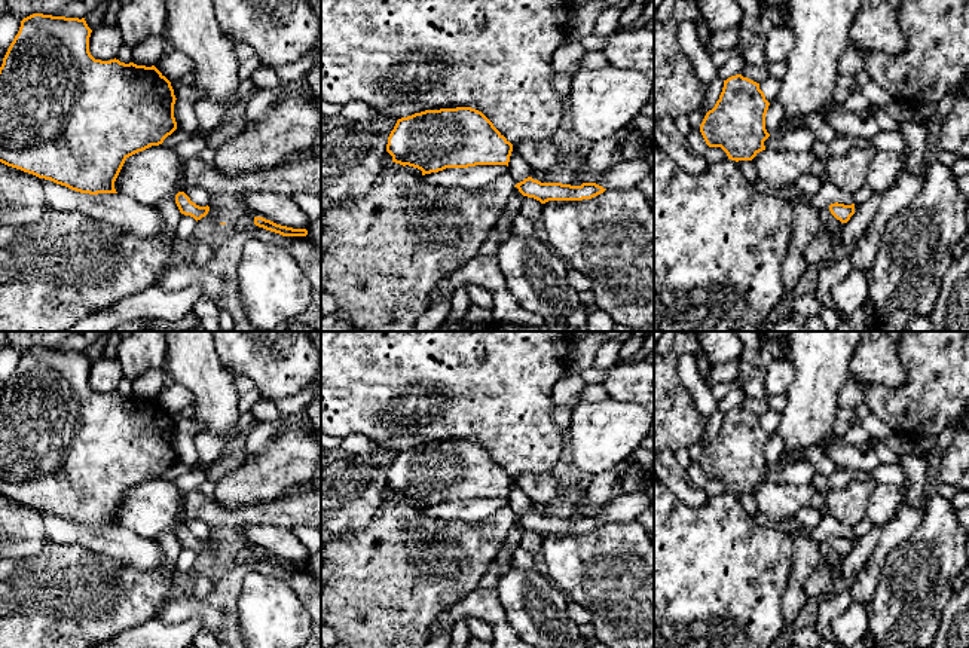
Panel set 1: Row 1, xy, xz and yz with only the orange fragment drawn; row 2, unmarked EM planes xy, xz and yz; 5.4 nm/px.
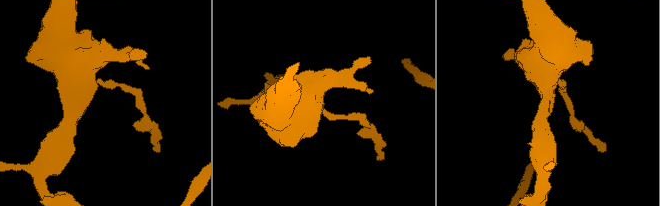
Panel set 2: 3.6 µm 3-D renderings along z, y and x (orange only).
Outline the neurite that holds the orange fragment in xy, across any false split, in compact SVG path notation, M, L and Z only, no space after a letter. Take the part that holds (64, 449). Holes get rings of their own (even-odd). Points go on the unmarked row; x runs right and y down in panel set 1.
M33 346L21 354L0 400L0 495L80 526L117 526L114 514L125 493L162 477L177 462L177 431L155 398L95 392L89 385L91 366L85 351Z

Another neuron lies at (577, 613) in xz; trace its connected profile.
M568 602L568 614L580 626L590 624L592 621L590 612L575 602Z

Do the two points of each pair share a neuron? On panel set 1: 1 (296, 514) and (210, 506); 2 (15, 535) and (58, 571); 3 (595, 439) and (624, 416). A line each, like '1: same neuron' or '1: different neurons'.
1: same neuron
2: different neurons
3: same neuron

